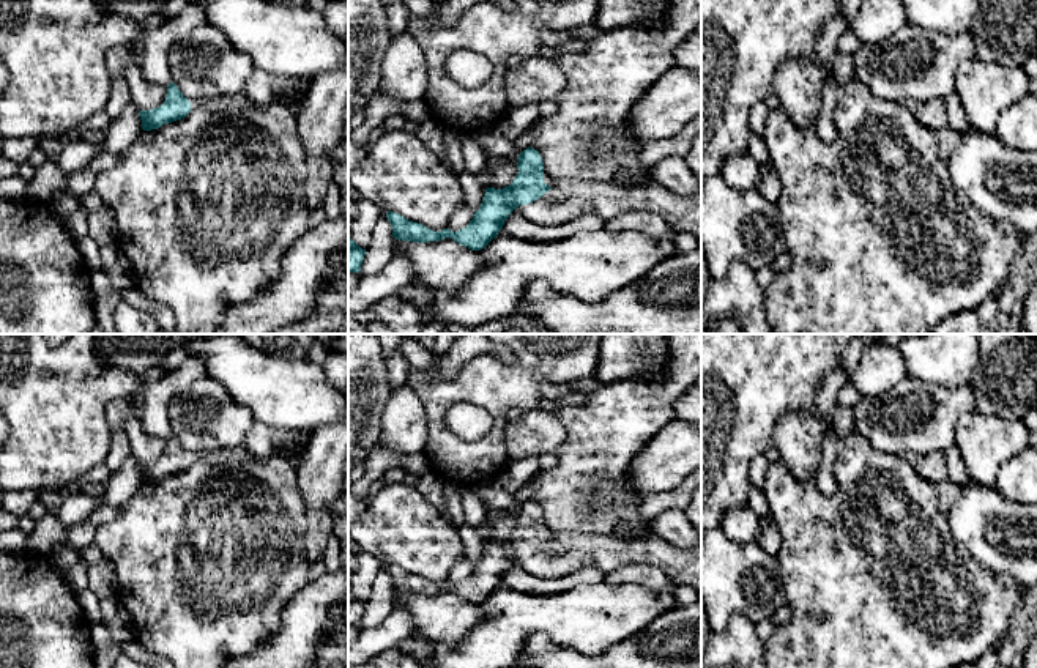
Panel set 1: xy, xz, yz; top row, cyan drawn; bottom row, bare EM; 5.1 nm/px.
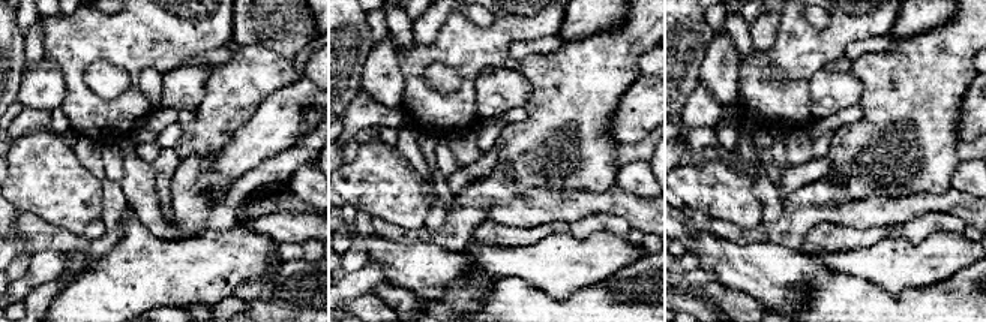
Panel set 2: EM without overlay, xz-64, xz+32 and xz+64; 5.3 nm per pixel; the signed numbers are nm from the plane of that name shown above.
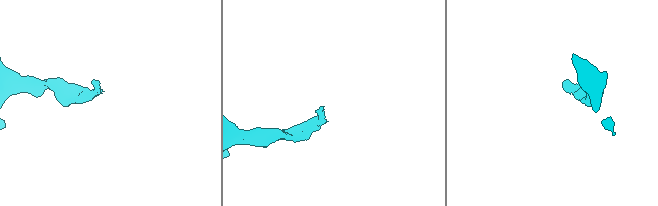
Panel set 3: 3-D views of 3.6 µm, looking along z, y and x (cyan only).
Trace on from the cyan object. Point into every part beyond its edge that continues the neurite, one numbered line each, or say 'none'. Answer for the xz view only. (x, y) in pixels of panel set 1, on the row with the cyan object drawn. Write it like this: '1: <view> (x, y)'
1: xz (568, 202)

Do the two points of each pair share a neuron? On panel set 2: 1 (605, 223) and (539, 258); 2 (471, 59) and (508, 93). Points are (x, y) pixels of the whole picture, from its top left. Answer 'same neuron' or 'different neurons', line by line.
1: different neurons
2: different neurons

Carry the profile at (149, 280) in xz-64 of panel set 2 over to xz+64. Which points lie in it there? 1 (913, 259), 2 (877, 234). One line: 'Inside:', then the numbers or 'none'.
Inside: 1

